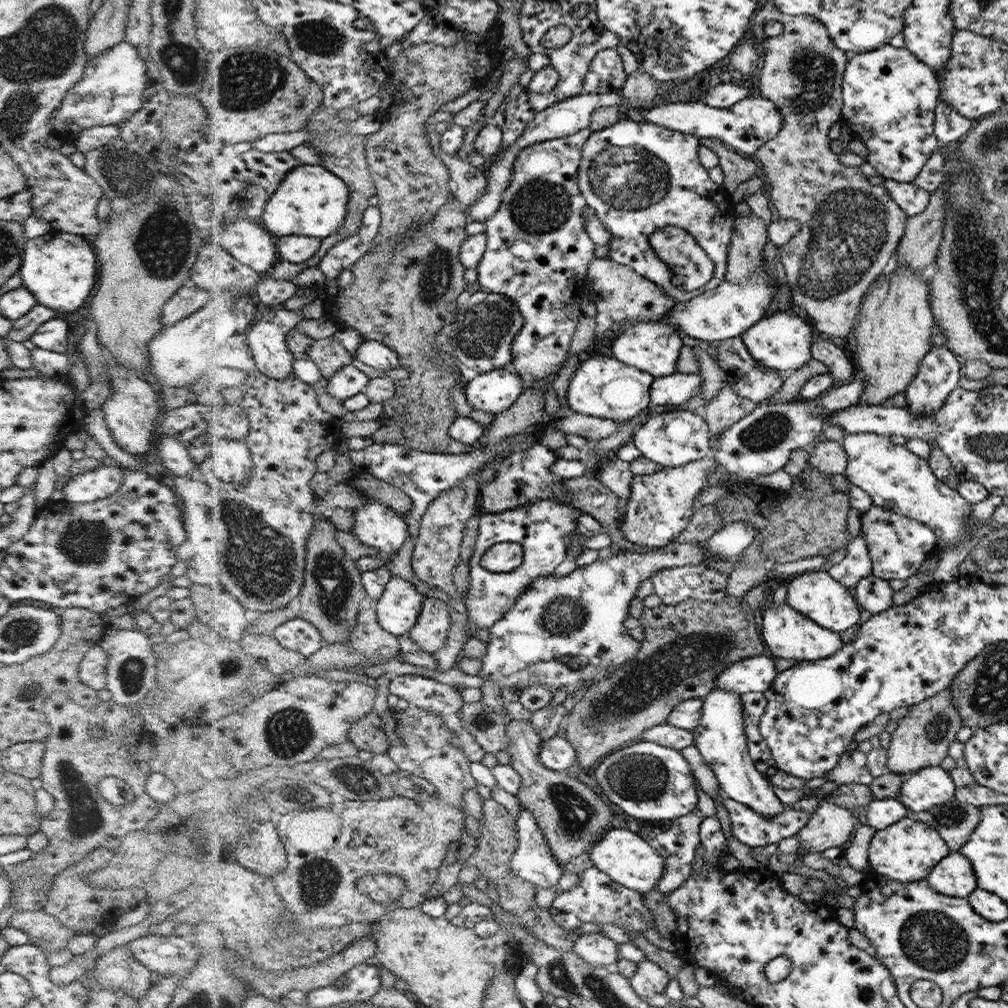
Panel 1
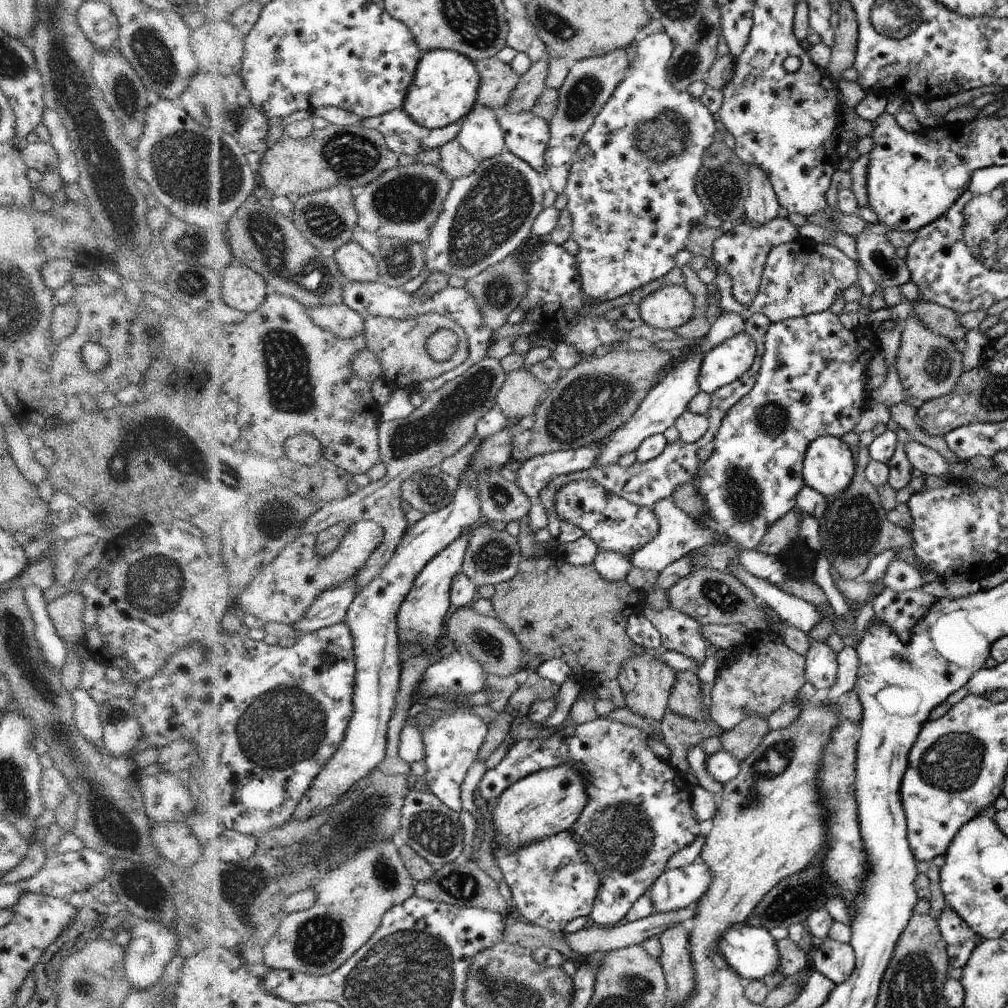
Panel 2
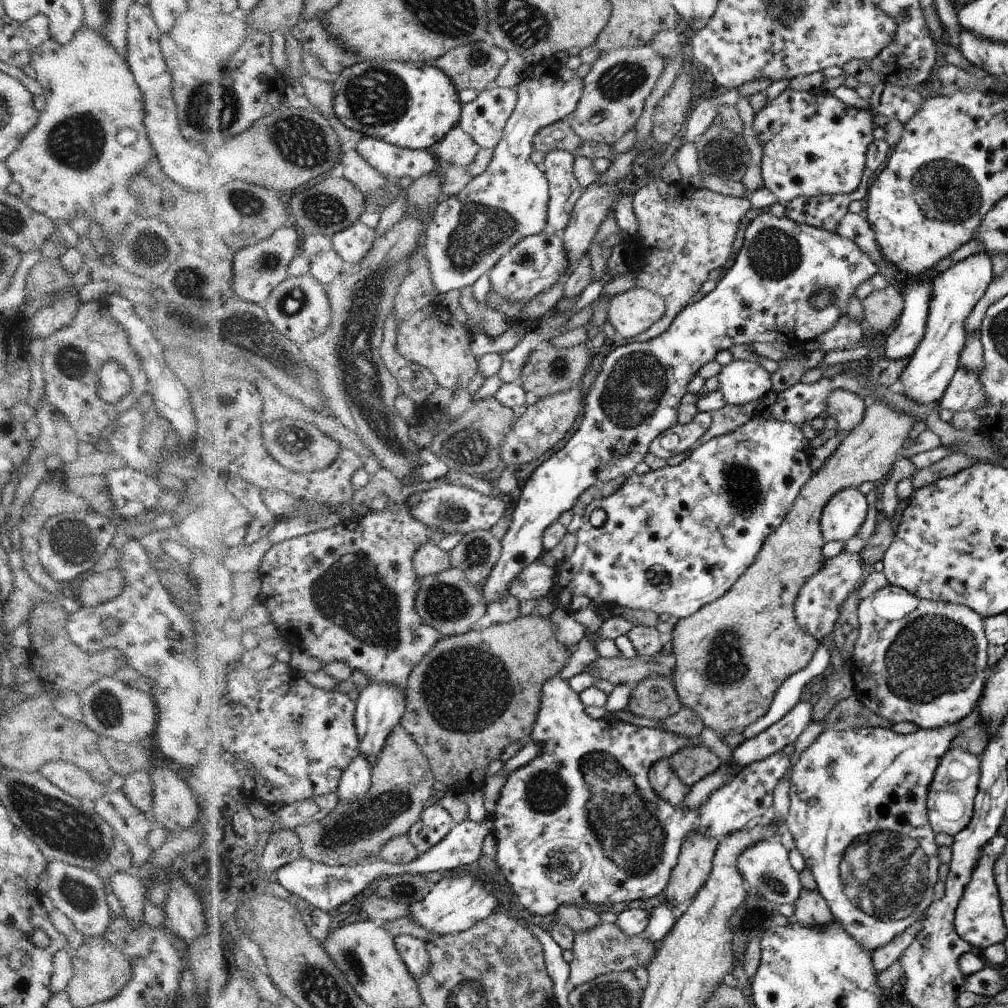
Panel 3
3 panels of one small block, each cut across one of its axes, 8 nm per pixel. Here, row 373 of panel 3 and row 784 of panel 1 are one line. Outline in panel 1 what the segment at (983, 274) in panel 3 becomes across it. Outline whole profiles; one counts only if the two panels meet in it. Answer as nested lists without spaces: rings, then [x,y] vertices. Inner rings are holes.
[[[940,765],[929,766],[915,771],[903,782],[898,799],[905,803],[911,816],[952,800],[956,788],[950,772]]]

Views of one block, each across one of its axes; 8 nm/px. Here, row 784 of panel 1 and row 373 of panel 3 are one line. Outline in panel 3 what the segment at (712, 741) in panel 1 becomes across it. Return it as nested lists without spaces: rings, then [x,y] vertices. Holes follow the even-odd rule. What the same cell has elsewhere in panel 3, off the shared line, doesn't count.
[[[732,360],[716,376],[727,404],[742,405],[772,391],[770,375],[759,363]]]

